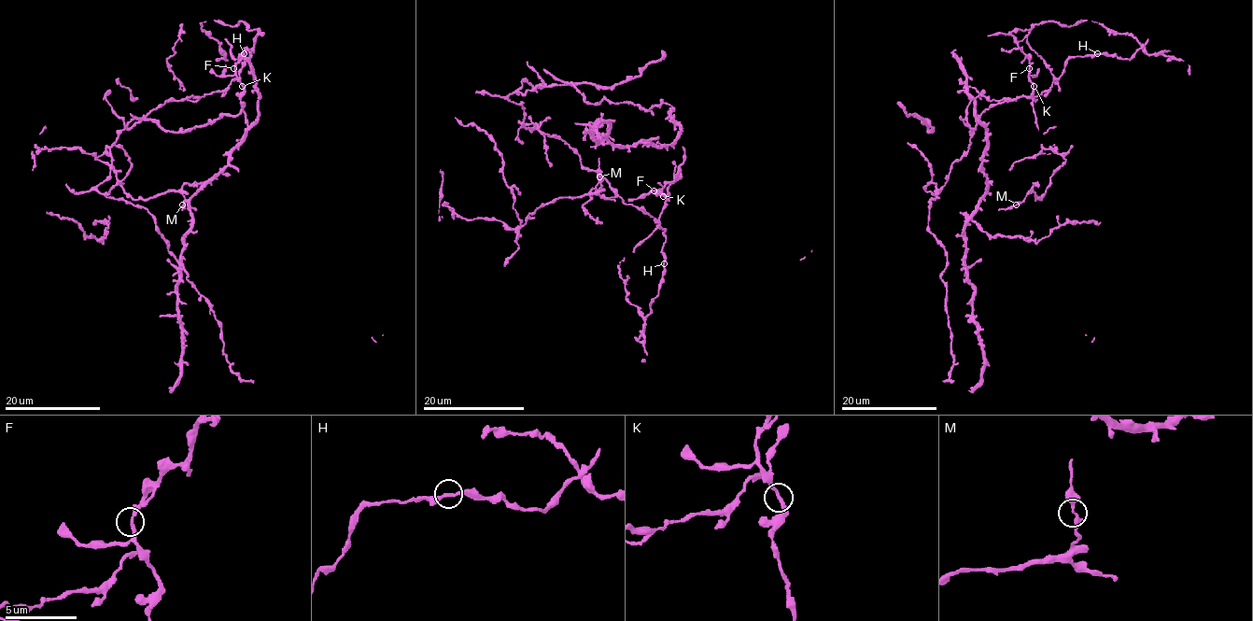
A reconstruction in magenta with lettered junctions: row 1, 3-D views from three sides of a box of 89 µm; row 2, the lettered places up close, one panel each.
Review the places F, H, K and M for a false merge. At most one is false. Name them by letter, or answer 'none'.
none

